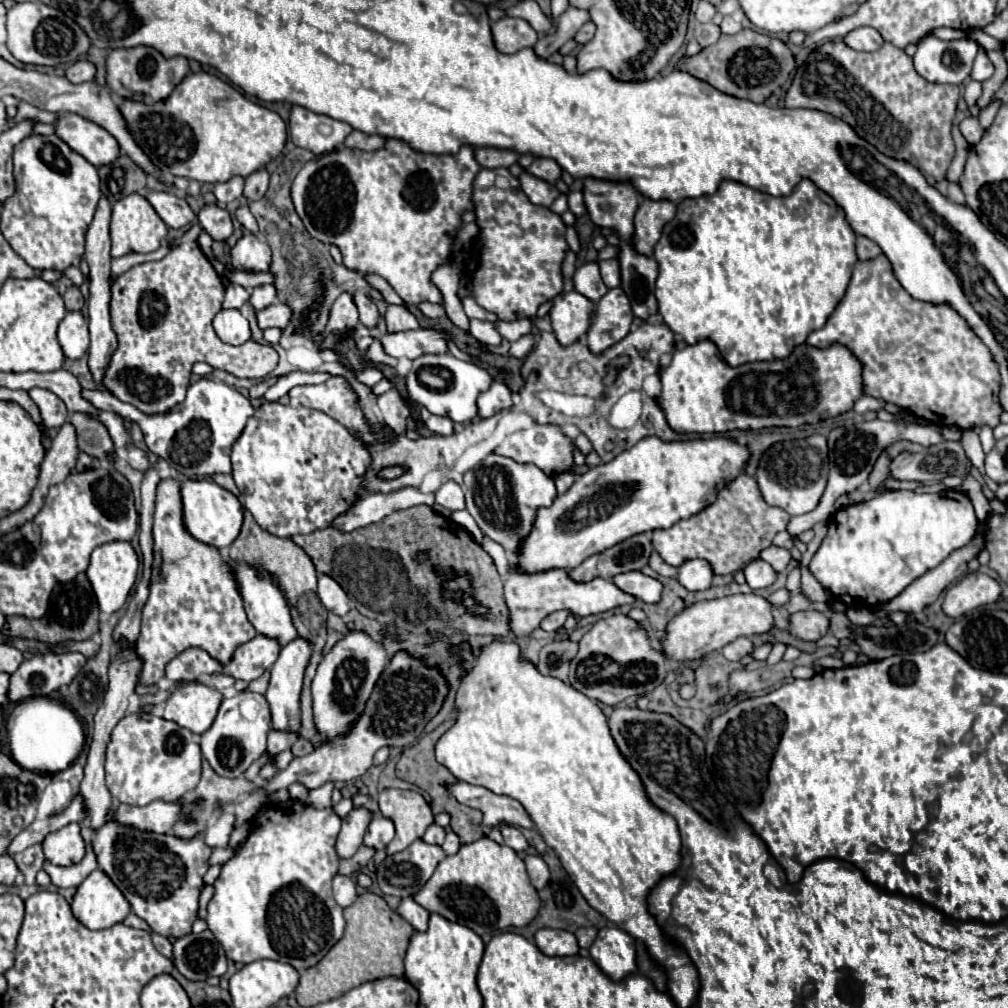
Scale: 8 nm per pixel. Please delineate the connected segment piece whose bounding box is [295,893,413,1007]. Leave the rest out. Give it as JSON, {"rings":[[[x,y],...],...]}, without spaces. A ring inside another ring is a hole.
{"rings":[[[375,893],[359,895],[353,905],[343,909],[343,913],[347,927],[341,941],[333,945],[321,963],[301,971],[301,979],[295,989],[295,997],[301,1007],[313,1007],[317,1003],[337,999],[345,991],[351,991],[353,987],[359,987],[367,981],[383,979],[389,975],[403,975],[403,959],[413,927],[395,911],[391,911],[383,897]]]}

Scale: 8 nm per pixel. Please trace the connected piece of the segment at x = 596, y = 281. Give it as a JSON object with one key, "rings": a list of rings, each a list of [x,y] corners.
{"rings":[[[597,263],[581,265],[573,275],[573,285],[575,285],[575,291],[585,295],[593,305],[597,305],[597,299],[601,299],[601,295],[605,295],[605,291],[609,291],[605,287],[605,283],[601,281]]]}

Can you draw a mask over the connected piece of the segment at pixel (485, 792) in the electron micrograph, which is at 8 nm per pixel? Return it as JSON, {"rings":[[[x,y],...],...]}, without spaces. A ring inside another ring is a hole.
{"rings":[[[455,781],[447,785],[449,793],[463,805],[479,809],[485,817],[485,825],[497,827],[499,823],[511,823],[515,827],[533,829],[533,821],[529,819],[527,811],[511,797],[497,795],[485,787]]]}

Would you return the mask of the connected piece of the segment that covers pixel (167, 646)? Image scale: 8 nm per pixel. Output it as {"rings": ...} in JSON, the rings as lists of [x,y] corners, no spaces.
{"rings":[[[173,479],[157,485],[153,523],[155,563],[149,581],[149,599],[143,607],[141,635],[135,651],[141,659],[141,685],[155,685],[165,677],[167,663],[189,647],[207,651],[221,665],[233,659],[233,651],[257,635],[247,619],[233,563],[223,559],[217,547],[197,543],[181,523],[181,491]]]}

